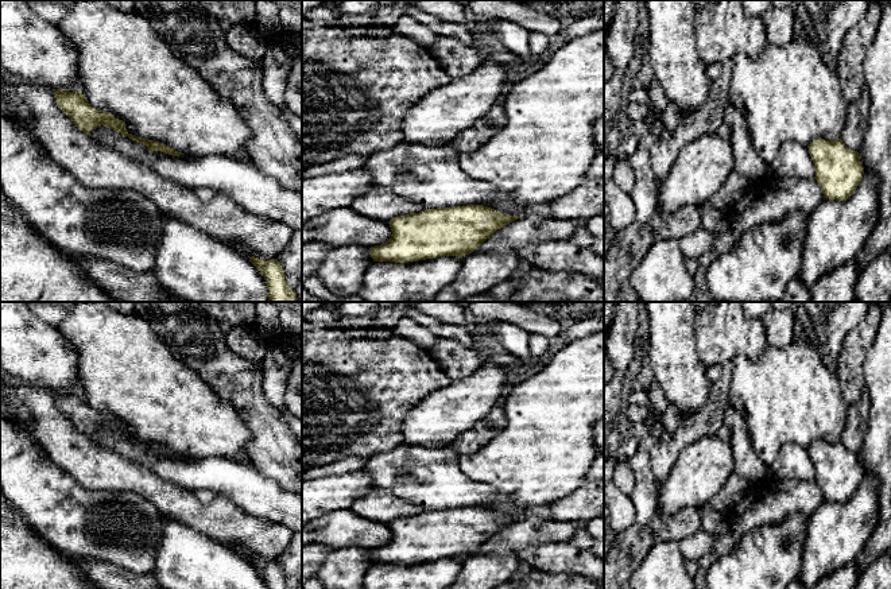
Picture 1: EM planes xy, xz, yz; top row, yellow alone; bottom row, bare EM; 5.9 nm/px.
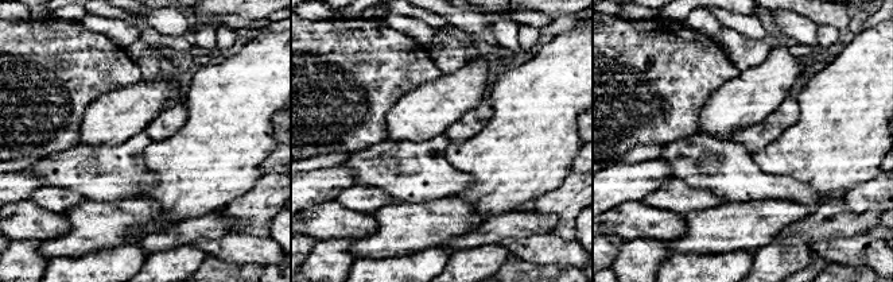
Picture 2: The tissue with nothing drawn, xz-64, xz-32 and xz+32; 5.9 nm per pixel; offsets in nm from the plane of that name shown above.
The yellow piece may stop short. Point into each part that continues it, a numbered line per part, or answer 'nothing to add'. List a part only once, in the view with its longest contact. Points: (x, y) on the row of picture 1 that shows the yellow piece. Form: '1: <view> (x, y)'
nothing to add

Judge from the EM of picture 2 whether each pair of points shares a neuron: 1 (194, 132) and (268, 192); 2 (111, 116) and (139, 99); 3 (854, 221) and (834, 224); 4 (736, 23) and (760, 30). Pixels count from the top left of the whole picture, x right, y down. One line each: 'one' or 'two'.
1: two
2: one
3: one
4: one

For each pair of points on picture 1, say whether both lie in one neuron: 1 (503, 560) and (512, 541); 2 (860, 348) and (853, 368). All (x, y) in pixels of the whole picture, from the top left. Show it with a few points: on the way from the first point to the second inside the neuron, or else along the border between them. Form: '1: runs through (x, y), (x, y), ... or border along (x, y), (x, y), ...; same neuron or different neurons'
1: border along (514, 550), (498, 549), (477, 554); different neurons
2: runs through (855, 353), (853, 363); same neuron

